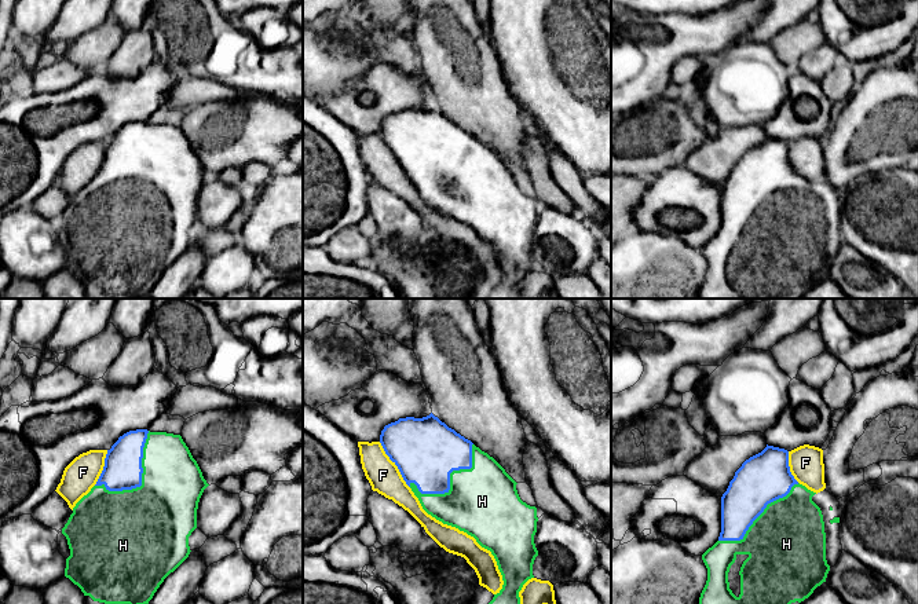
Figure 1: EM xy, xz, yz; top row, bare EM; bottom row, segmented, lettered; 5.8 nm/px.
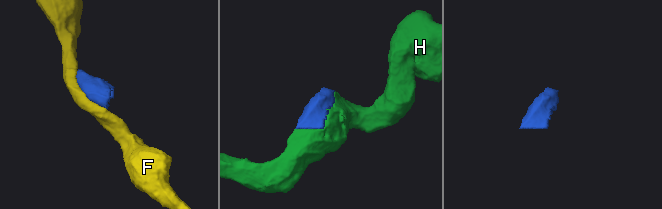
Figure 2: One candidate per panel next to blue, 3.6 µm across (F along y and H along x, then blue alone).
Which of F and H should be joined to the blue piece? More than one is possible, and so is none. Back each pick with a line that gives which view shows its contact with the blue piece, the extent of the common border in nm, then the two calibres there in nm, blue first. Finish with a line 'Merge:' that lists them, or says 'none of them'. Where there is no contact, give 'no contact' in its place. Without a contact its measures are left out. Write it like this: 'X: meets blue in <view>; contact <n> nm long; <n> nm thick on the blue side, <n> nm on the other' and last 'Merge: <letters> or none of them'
H: meets blue in xz; contact 460 nm long; 380 nm thick on the blue side, 420 nm on the other
Merge: H

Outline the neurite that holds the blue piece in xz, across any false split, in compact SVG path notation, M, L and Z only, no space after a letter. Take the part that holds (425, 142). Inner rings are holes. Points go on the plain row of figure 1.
M432 105L385 117L380 135L428 206L473 228L494 248L504 277L487 299L522 299L519 283L534 270L533 256L538 248L534 235L538 209L537 199L520 191L517 175L493 149Z

